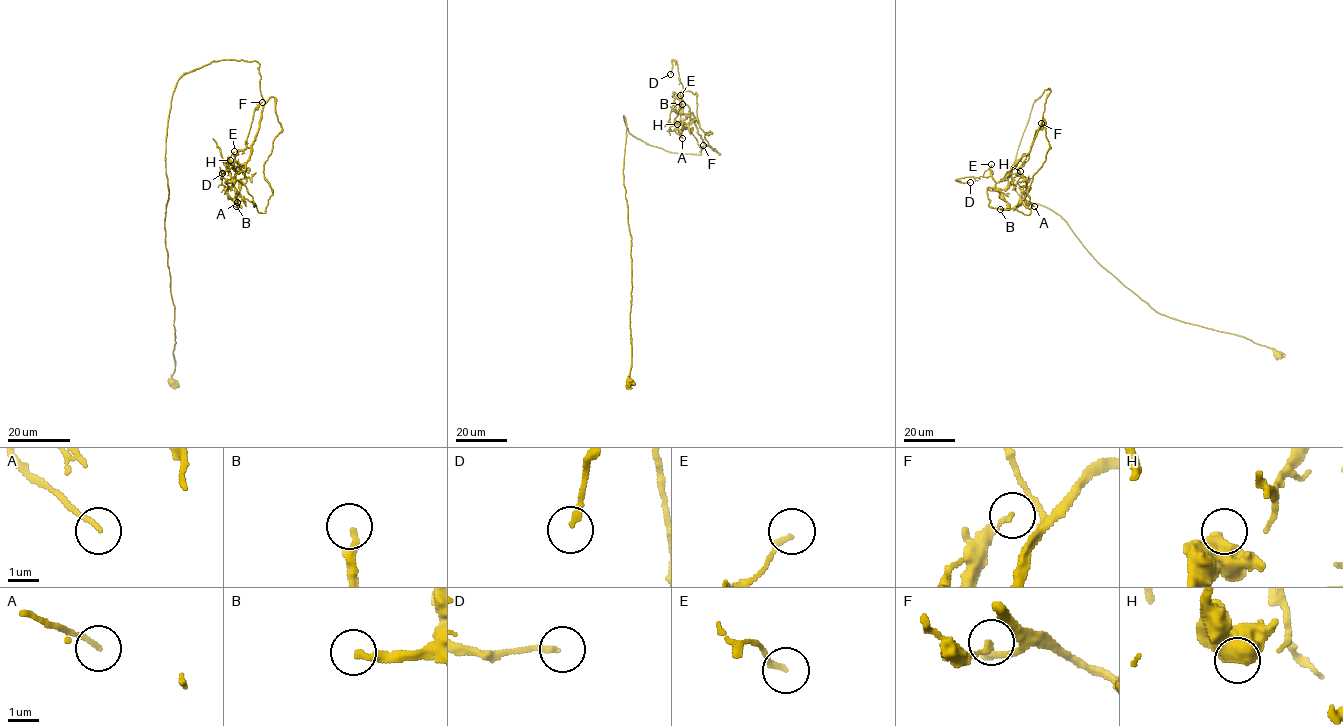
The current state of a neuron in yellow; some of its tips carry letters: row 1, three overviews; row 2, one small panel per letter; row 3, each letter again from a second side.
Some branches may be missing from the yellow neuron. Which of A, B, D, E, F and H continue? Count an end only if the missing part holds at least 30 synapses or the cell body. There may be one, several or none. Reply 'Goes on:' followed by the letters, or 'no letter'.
Goes on: no letter

